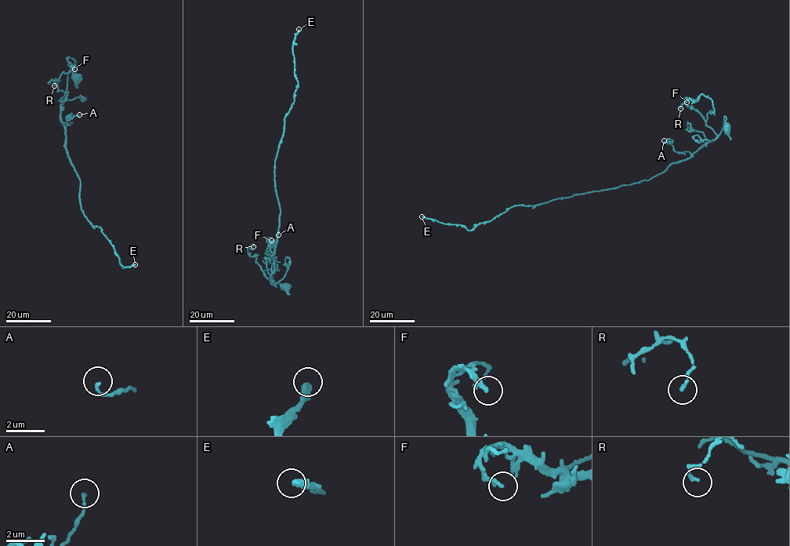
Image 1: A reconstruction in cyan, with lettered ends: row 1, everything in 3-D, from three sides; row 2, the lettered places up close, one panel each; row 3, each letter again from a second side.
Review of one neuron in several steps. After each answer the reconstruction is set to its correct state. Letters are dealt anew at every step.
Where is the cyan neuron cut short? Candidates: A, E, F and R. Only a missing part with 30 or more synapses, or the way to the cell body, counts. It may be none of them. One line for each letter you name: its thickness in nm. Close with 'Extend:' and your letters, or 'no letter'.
E: 360 nm
Extend: E

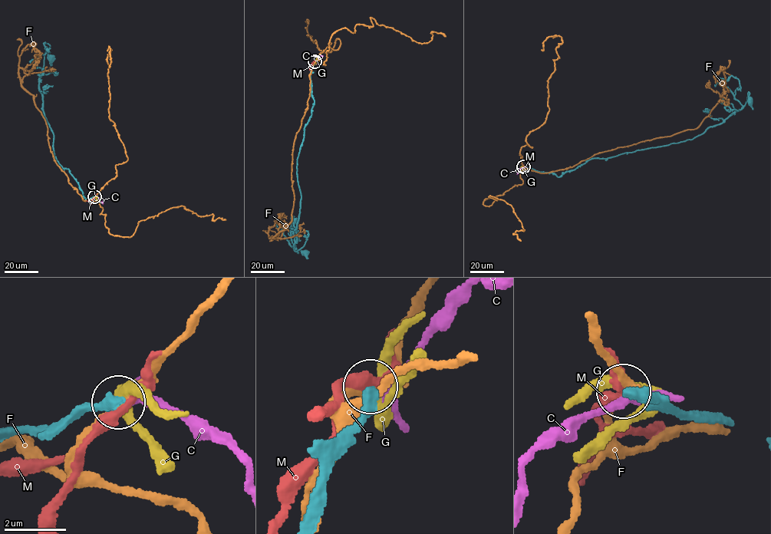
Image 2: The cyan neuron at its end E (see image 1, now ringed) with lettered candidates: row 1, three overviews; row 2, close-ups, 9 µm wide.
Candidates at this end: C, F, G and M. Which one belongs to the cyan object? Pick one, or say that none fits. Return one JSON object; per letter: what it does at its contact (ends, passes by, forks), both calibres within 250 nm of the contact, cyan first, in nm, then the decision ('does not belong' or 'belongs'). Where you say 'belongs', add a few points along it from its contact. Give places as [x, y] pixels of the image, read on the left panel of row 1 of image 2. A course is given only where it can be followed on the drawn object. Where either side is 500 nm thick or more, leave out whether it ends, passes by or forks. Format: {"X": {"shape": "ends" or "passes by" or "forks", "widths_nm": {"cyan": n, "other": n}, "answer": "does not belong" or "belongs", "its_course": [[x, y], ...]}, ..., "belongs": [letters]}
{"C": {"shape": "passes by", "widths_nm": {"cyan": 360, "other": 320}, "answer": "does not belong"}, "F": {"shape": "passes by", "widths_nm": {"cyan": 360, "other": 240}, "answer": "does not belong"}, "G": {"shape": "passes by", "widths_nm": {"cyan": 380, "other": 420}, "answer": "does not belong"}, "M": {"shape": "passes by", "widths_nm": {"cyan": 360, "other": 320}, "answer": "does not belong"}, "belongs": []}

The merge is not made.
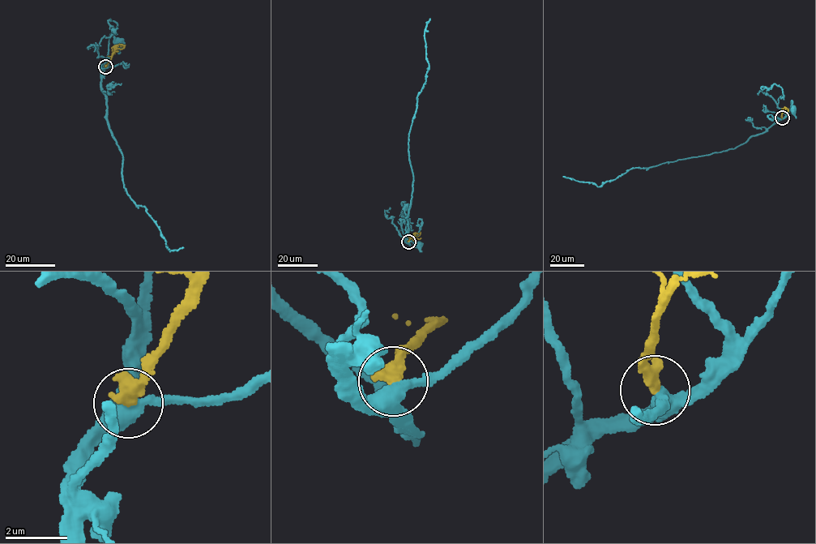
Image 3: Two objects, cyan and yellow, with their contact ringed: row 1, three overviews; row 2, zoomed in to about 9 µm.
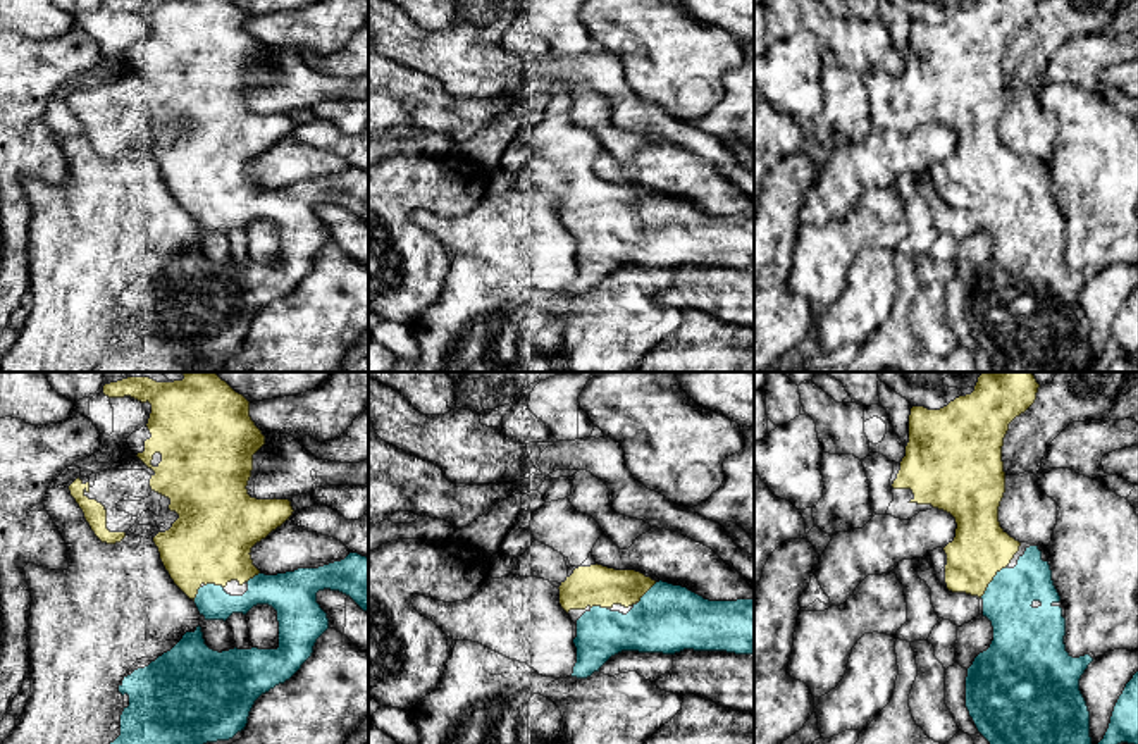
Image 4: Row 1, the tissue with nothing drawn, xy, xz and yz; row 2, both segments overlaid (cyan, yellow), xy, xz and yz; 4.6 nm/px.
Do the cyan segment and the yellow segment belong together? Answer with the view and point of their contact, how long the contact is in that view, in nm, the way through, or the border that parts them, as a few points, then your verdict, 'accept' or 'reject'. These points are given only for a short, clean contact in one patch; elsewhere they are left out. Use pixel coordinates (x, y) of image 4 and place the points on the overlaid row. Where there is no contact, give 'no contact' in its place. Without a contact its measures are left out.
meets cyan in yz at (992, 581); contact 200 nm long; accept

